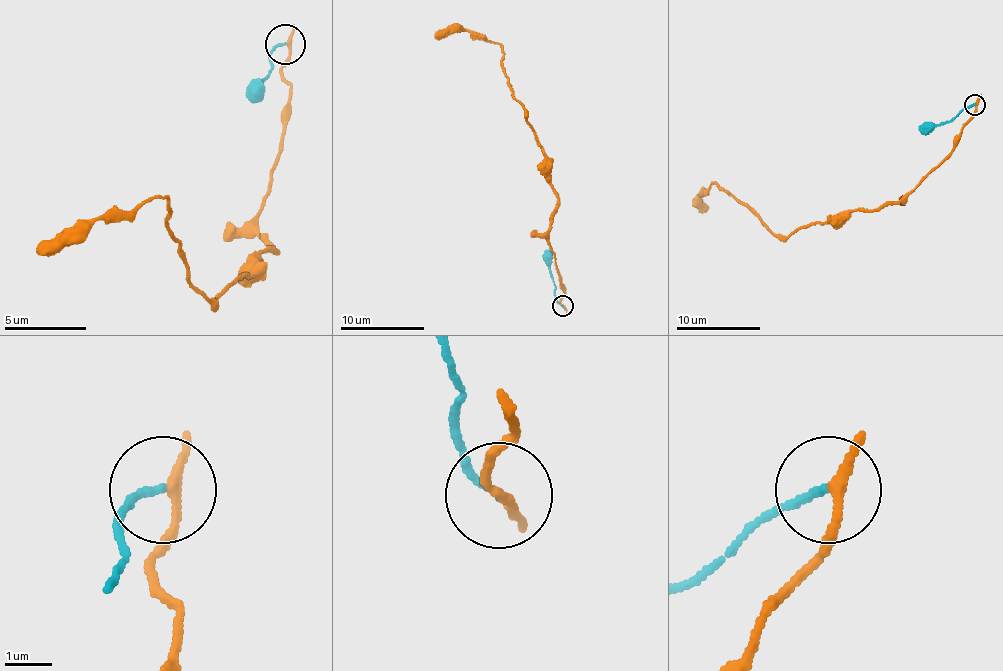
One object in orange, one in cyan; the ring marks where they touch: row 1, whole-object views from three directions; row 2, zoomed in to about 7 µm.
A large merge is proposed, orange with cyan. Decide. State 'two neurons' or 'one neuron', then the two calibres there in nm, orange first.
one neuron; calibres 190 and 140 nm

